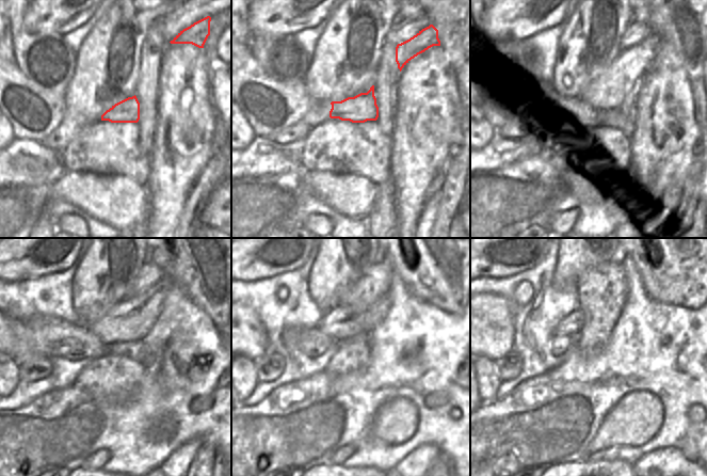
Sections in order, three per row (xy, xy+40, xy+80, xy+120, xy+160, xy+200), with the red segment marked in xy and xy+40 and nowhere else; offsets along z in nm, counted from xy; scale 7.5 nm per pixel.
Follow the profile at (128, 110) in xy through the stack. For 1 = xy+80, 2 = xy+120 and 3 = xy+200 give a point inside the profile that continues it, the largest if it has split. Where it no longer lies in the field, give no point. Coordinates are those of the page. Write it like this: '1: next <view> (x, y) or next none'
1: next xy+80 (600, 98)
2: next xy+120 (125, 327)
3: next xy+200 (572, 324)

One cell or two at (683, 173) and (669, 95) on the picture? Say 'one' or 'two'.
two

